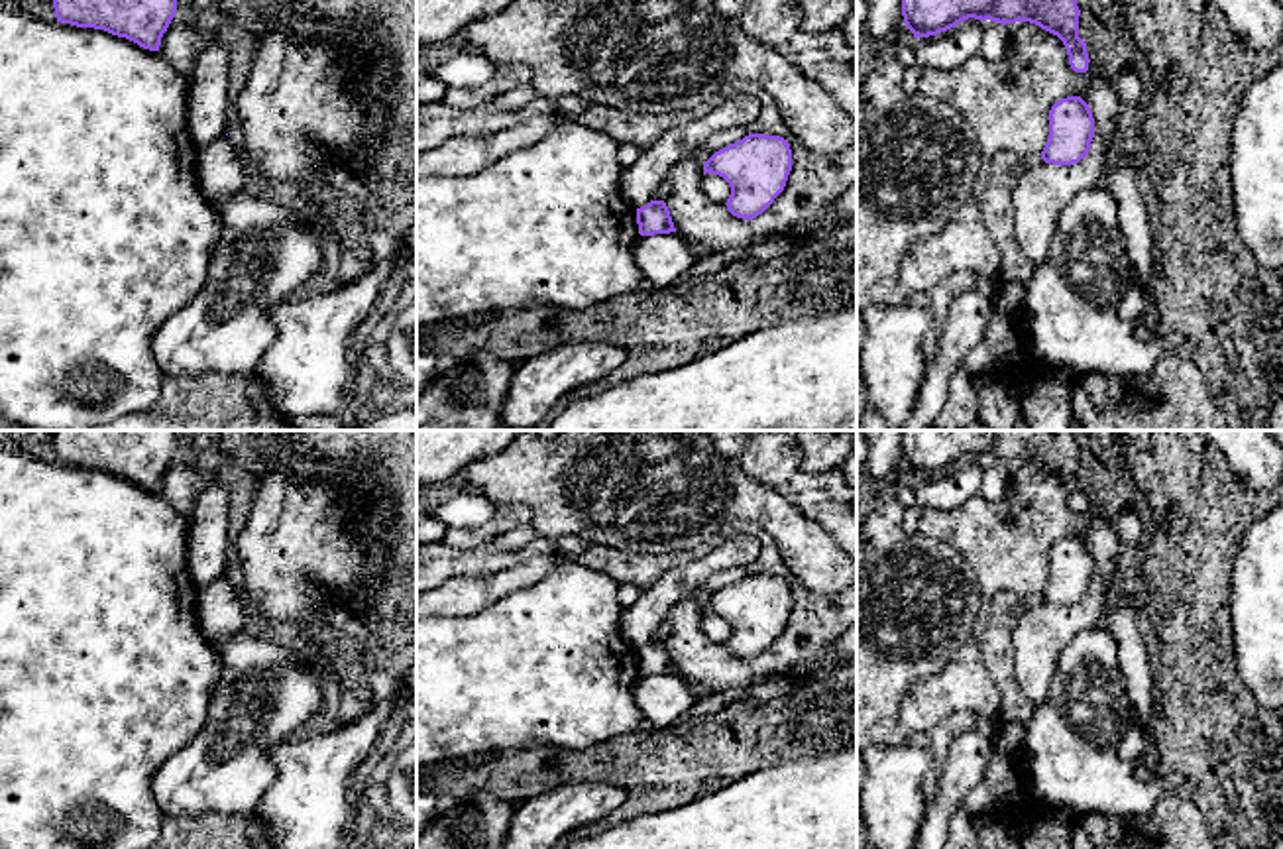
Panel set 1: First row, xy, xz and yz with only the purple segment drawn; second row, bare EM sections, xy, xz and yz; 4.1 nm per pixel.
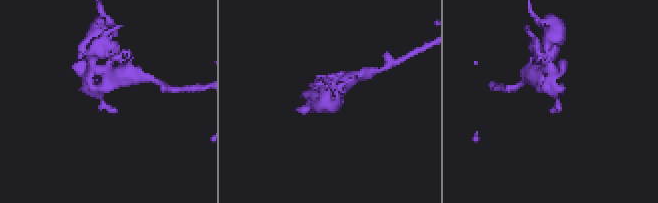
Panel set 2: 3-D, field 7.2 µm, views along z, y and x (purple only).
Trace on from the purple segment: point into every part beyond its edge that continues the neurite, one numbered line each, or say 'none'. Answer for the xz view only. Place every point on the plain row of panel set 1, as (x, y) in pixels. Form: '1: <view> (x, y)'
none

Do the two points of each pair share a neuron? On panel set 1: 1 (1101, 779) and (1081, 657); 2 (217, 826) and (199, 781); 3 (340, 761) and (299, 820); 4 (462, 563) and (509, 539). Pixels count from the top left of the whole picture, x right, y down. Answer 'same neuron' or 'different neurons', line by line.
1: same neuron
2: different neurons
3: same neuron
4: different neurons

